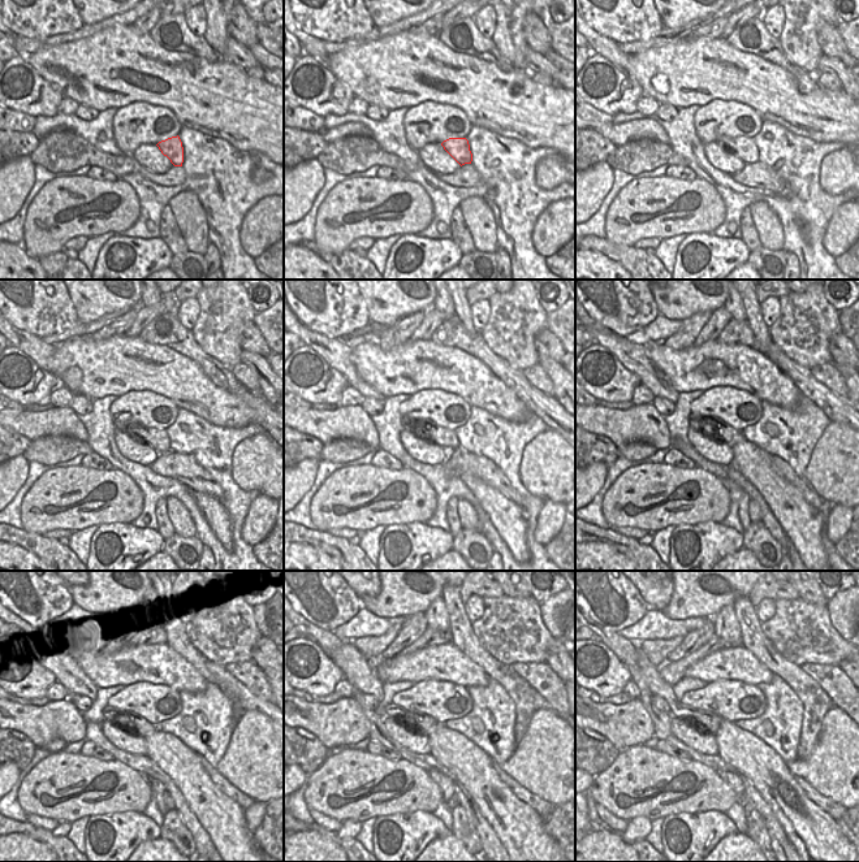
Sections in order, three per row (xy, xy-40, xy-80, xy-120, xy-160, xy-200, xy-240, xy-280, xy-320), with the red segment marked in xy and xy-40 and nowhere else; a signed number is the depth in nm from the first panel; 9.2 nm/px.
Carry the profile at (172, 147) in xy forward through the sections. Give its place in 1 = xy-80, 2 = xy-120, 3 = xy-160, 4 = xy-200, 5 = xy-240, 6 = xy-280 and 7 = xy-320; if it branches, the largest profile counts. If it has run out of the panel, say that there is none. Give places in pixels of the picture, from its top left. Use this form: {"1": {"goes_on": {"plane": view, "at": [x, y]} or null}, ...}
{"1": {"goes_on": {"plane": "xy-80", "at": [745, 148]}}, "2": {"goes_on": {"plane": "xy-120", "at": [158, 438]}}, "3": {"goes_on": {"plane": "xy-160", "at": [447, 438]}}, "4": {"goes_on": {"plane": "xy-200", "at": [724, 433]}}, "5": {"goes_on": {"plane": "xy-240", "at": [141, 727]}}, "6": {"goes_on": {"plane": "xy-280", "at": [426, 724]}}, "7": {"goes_on": {"plane": "xy-320", "at": [657, 687]}}}

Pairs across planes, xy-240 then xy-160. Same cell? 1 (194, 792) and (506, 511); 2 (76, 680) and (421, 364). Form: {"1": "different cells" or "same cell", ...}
{"1": "same cell", "2": "different cells"}

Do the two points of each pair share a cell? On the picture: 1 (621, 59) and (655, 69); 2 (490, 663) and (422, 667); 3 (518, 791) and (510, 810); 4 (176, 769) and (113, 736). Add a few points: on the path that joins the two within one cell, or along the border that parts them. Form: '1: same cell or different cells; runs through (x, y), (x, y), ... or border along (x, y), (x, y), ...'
1: different cells; border along (630, 56), (625, 70)
2: different cells; border along (453, 645), (462, 650), (490, 678)
3: different cells; border along (497, 771), (504, 784), (539, 815)
4: different cells; border along (143, 739), (146, 754)

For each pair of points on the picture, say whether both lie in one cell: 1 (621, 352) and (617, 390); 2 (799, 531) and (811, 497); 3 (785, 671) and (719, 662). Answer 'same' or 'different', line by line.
1: different
2: different
3: different

